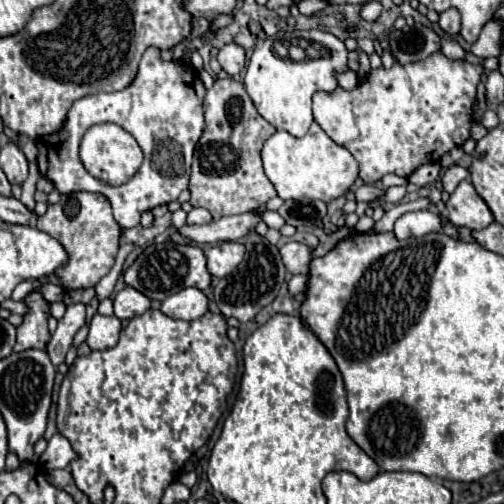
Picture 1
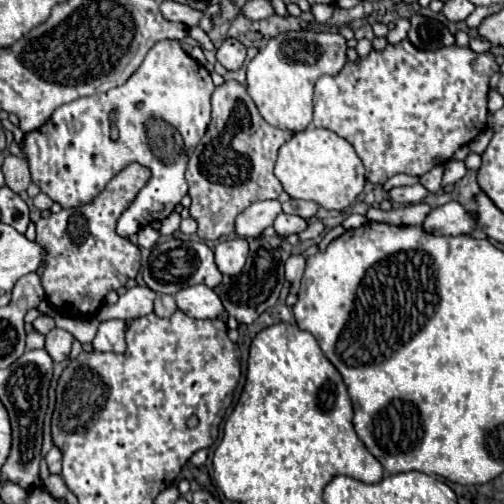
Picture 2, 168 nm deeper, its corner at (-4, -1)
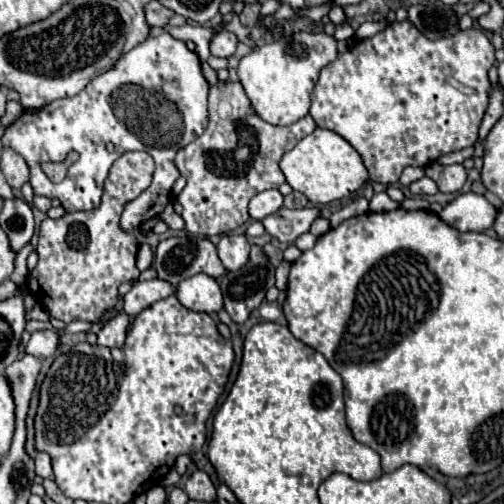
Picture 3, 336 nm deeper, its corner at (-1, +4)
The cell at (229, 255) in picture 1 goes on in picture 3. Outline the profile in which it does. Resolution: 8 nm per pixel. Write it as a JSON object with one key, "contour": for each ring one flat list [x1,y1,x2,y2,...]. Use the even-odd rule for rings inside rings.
{"contour":[[230,233,218,241,218,257,228,271,238,271,244,267,244,263,248,263,248,251,250,243,244,235]]}

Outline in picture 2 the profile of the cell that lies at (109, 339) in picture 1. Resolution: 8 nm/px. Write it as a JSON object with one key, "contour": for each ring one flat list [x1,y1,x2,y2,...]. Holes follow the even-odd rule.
{"contour":[[105,320,99,324,99,332,93,340,93,348,99,352,125,352,125,322]]}

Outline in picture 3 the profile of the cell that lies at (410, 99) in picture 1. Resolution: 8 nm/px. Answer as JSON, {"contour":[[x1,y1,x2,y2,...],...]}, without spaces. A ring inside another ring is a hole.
{"contour":[[404,19,404,21,394,21,390,23,384,31,376,33,374,37,362,41,354,51,348,51,348,53,340,53,332,63,328,63,328,67,322,69,320,73,320,79,312,91,312,107,310,107,310,115,312,119,316,121,318,127,322,129,330,129,338,135,342,135,360,155,362,155,362,161,370,173,370,179,372,181,378,181,378,183,384,183,384,185,394,185,398,183,400,175,402,175,402,169,406,165,412,165,412,167,426,167,430,163,434,163,438,157,446,155,446,153,452,153,452,151,460,151,460,149,466,149,466,147,472,147,478,139,478,127,480,127,480,121,486,113,486,107,488,107,488,89,490,89,490,81,488,81,488,69,492,67,494,63,494,47,490,43,490,39,480,31,480,29,468,29,468,31,458,31,456,35,452,37,444,37,444,39,436,39,436,41,430,41,426,39,424,35,420,35,420,31,416,31,414,23,410,19]]}

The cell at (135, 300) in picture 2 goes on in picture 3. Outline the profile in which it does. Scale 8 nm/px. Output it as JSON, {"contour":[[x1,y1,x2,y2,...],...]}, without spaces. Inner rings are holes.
{"contour":[[164,279,134,283,132,289,124,295,124,313,130,317,136,317,144,309,148,309,152,303,166,299,174,293,176,293,176,287,172,283,164,283]]}

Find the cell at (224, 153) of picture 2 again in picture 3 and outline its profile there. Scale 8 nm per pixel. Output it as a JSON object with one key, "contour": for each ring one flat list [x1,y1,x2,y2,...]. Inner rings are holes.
{"contour":[[220,81,210,87,208,109,210,123,204,133,180,149,174,157,180,175,186,179,186,187,178,195,186,231,202,237,224,235,250,221,248,201,256,193,278,189,286,181,278,167,282,155,316,129,310,115,286,127,276,127,262,121,256,111,252,111,250,99,246,97,242,85,232,81]]}

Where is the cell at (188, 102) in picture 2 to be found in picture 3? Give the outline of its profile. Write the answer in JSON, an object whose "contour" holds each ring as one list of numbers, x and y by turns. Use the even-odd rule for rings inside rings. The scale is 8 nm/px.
{"contour":[[162,33,158,37,148,37,144,43,136,45,132,51,128,51,128,55,122,55,112,69,108,69,104,75,94,77,80,95,56,99,34,113,28,113,28,111,22,113,12,125,6,127,6,131,2,135,2,143,4,143,4,147,12,147,14,151,18,151,30,165,30,185,34,189,34,195,42,195,48,199,60,199,60,203,66,211,96,209,100,204,104,181,108,177,112,163,126,151,146,151,148,155,152,155,152,159,156,163,156,171,154,171,154,179,152,179,150,187,146,187,136,199,126,203,122,217,120,217,120,227,124,231,132,231,132,229,140,227,140,223,144,223,152,217,158,217,164,211,172,185,180,177,176,165,172,163,174,155,178,153,178,149,186,147,198,135,202,135,206,125,208,125,208,81,202,75,200,59,194,51,190,51,186,47,184,41,178,41,172,35],[128,79,160,79,160,85,158,85,158,89,144,89,136,83,130,83],[106,143,114,143,114,147,116,147,114,153,108,153],[70,151,76,151,80,155,78,161,68,167,64,181,52,183,46,177,46,173,40,169,40,163,42,161,60,163,66,159,66,155]]}

